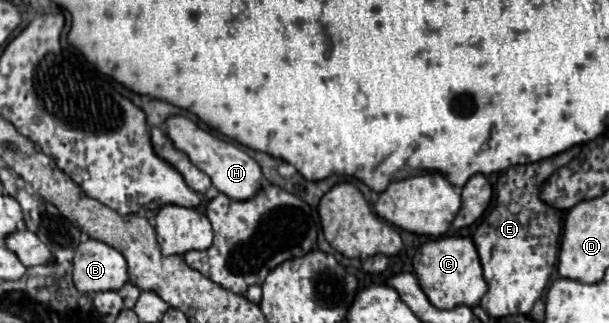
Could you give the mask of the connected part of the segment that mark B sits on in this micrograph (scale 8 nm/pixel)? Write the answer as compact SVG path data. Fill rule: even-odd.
M88 239L74 251L74 287L80 293L118 291L128 281L126 259L110 245Z

